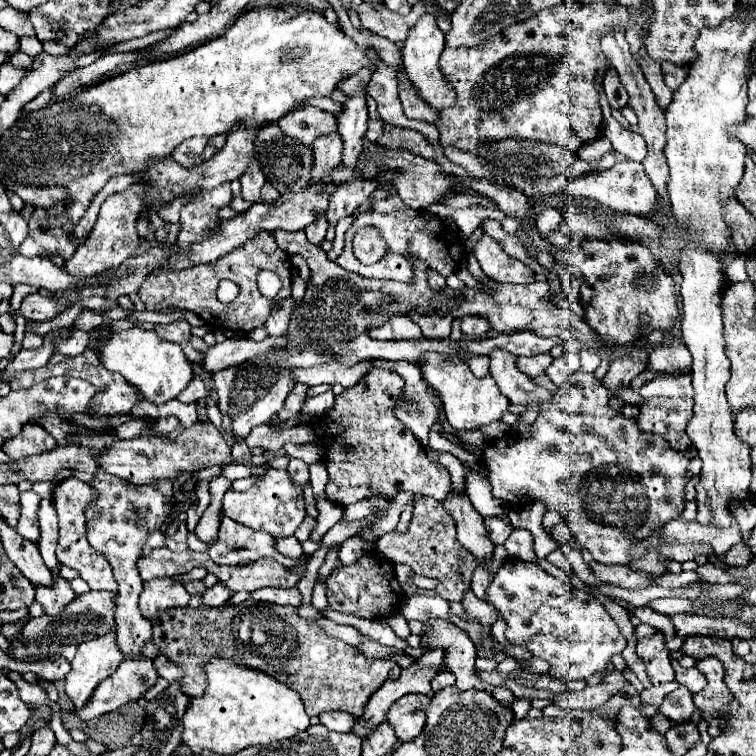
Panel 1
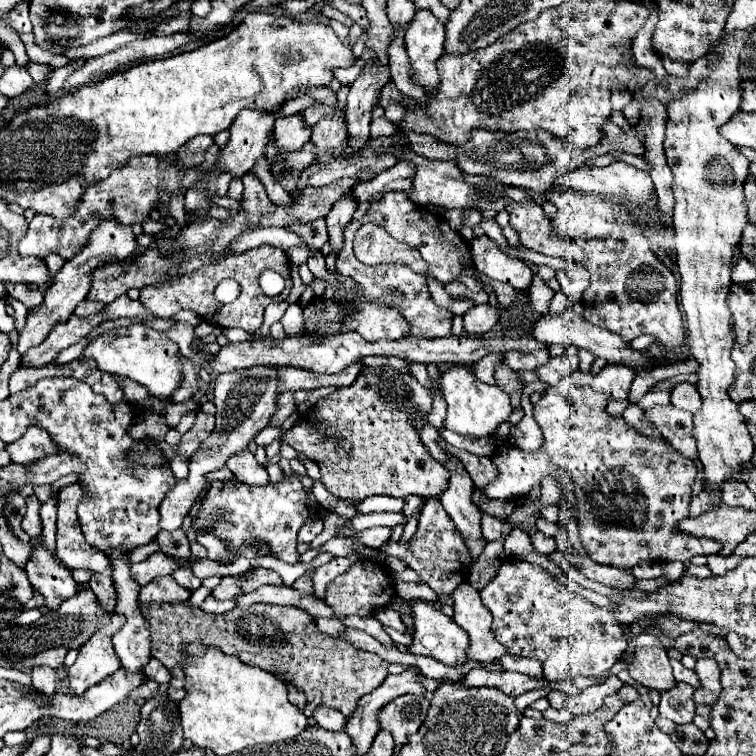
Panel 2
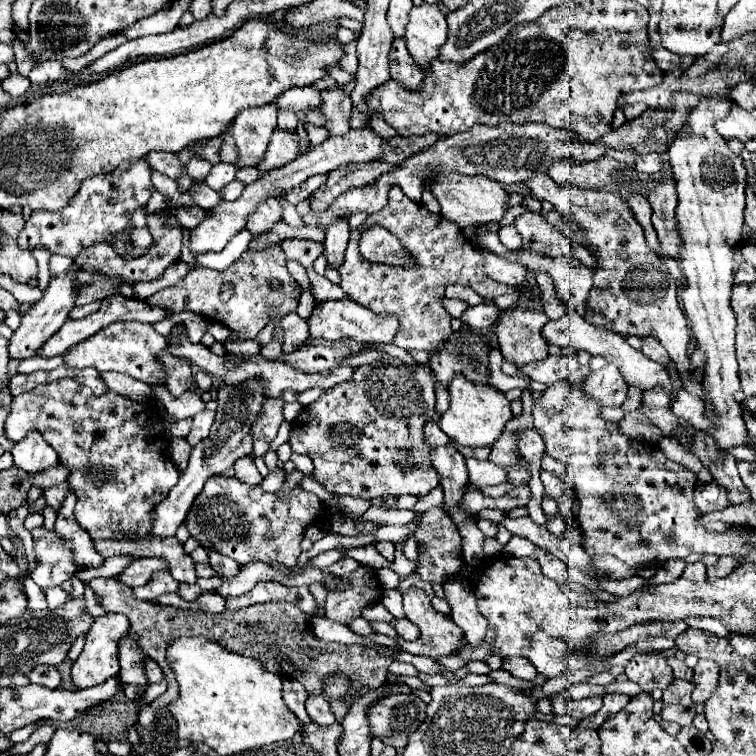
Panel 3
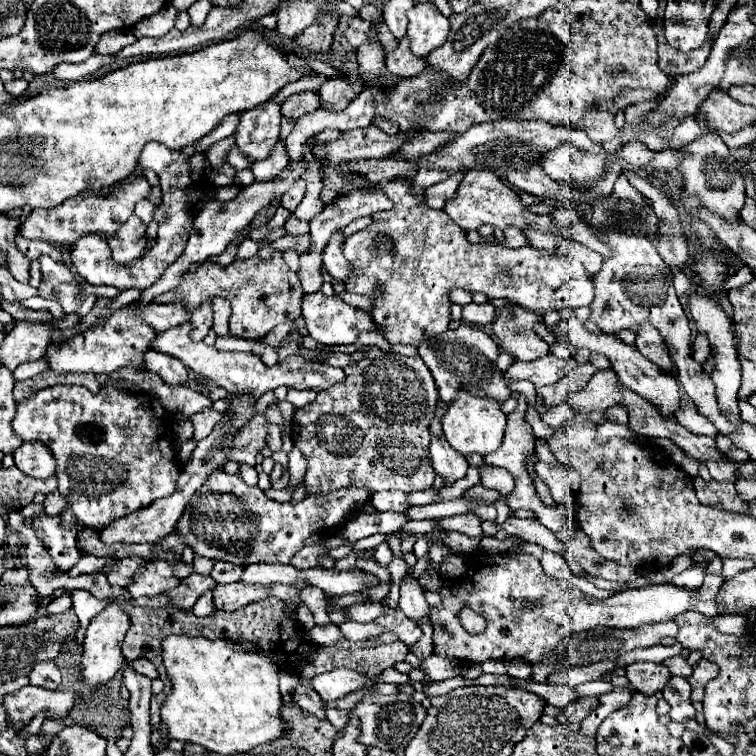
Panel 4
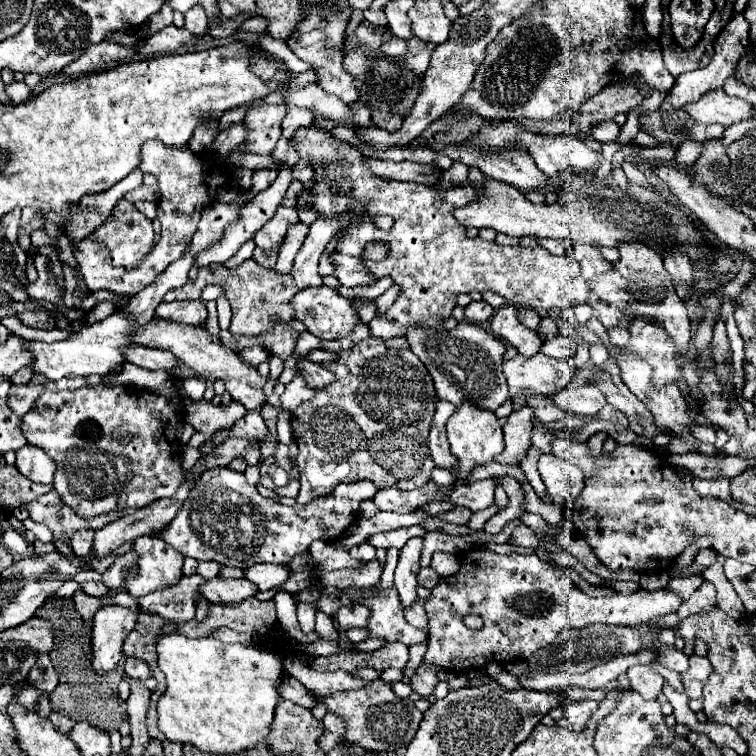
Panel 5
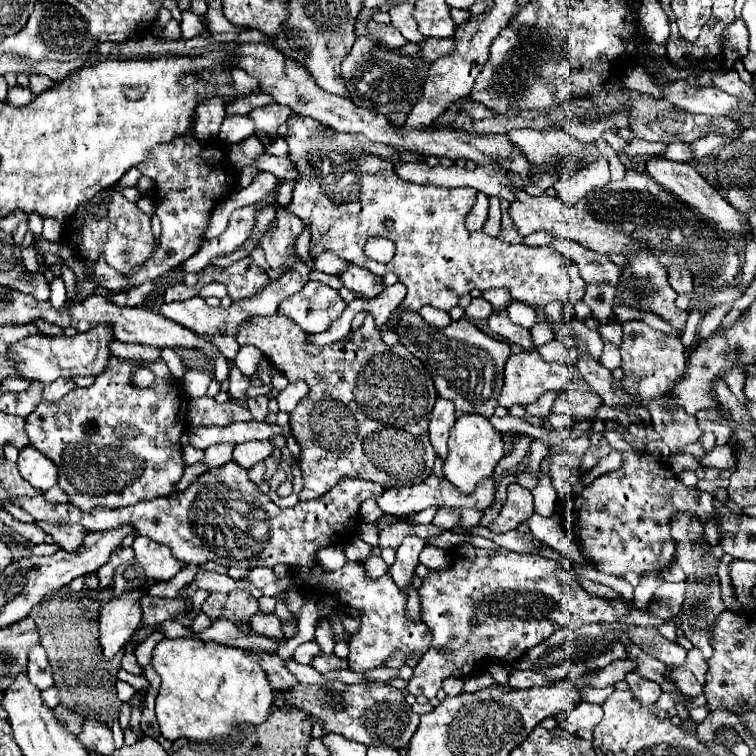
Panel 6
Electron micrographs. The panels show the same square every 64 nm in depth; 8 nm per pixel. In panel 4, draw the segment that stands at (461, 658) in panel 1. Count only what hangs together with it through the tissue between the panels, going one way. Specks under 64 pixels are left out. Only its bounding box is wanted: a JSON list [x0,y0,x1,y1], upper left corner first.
[398,576,430,622]

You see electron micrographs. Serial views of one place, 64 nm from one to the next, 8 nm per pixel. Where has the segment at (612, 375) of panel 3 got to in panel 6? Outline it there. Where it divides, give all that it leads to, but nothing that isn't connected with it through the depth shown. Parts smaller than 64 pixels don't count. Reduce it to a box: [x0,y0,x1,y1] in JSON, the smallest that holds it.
[552,390,602,416]

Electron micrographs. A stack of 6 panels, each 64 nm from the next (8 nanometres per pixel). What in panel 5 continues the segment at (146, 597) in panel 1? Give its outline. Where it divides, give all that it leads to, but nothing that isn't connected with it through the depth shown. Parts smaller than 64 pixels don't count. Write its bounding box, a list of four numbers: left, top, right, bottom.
[124,536,184,598]

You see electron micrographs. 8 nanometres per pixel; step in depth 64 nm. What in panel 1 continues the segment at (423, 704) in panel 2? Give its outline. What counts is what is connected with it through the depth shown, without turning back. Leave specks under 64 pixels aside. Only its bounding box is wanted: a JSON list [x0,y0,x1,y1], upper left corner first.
[388,694,430,742]

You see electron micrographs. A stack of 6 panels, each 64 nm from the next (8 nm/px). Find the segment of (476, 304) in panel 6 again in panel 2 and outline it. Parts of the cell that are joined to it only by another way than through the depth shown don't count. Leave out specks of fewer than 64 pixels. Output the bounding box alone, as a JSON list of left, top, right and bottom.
[464,304,496,336]

